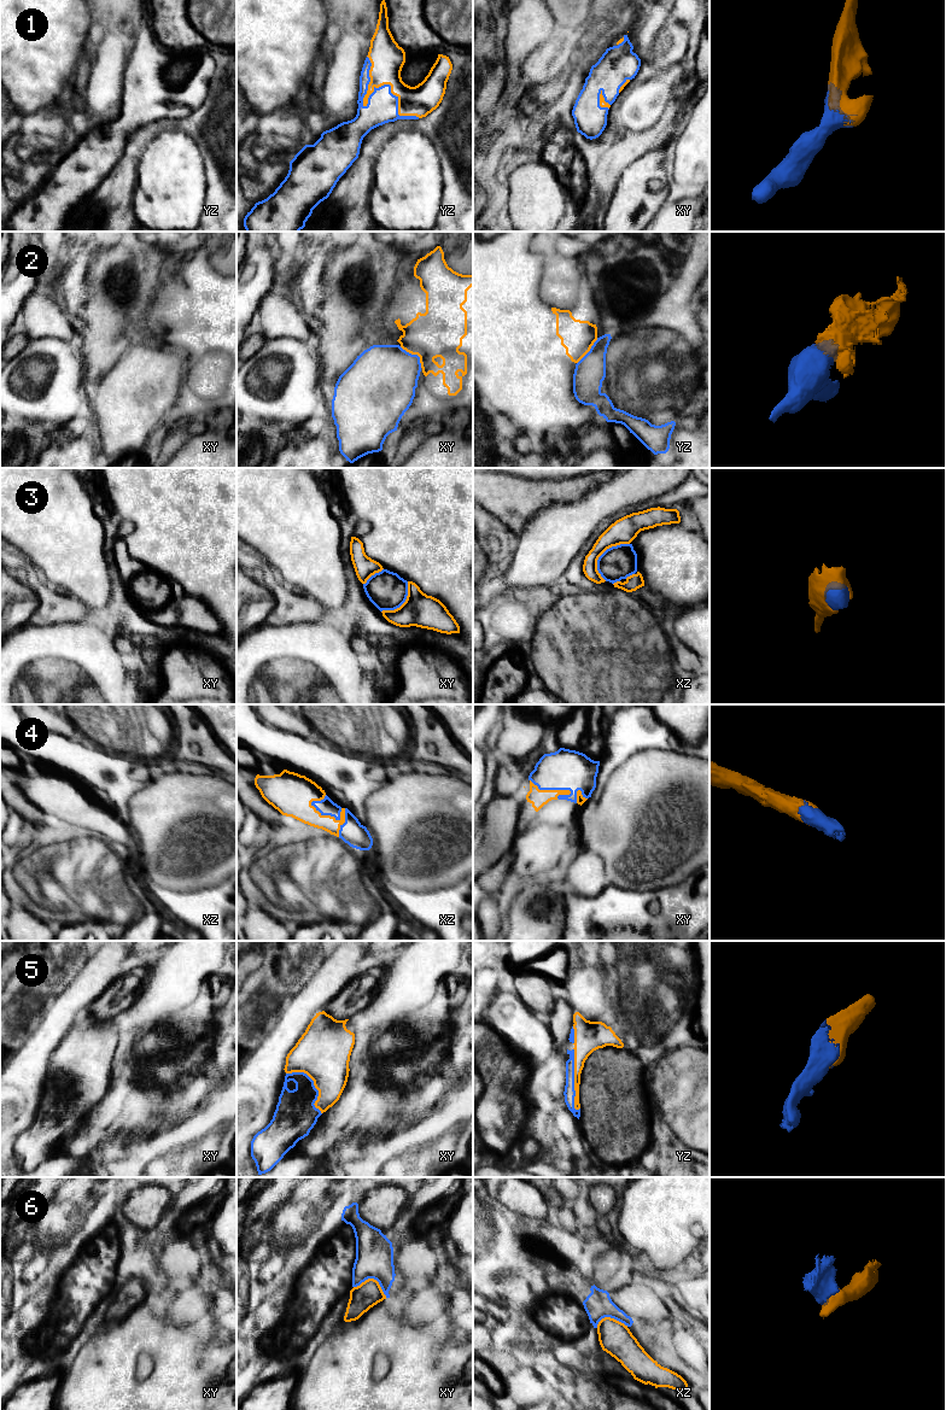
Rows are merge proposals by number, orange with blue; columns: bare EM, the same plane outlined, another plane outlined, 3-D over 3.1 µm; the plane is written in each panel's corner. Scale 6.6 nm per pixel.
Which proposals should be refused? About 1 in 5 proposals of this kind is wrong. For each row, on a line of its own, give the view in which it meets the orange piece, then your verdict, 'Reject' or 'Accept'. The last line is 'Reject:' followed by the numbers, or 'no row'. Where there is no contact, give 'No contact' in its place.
1: Touches orange in yz. Accept
2: Touches orange in xy. Reject
3: Touches orange in xz. Accept
4: Touches orange in xz. Accept
5: Touches orange in yz. Accept
6: Touches orange in xy. Reject
Reject: 2, 6

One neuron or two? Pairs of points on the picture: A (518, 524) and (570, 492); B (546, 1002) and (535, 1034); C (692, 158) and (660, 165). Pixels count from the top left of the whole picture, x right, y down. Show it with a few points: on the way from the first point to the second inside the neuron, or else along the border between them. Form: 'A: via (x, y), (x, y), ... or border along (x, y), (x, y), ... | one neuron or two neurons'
A: via (526, 509), (543, 492), (555, 492) | one neuron
B: border along (519, 998), (530, 1010), (547, 1018) | two neurons
C: border along (672, 150), (670, 159) | two neurons

